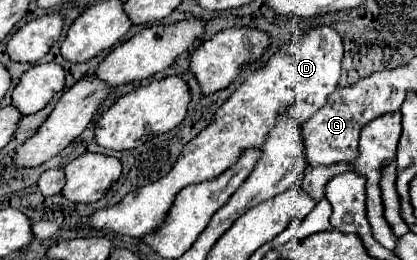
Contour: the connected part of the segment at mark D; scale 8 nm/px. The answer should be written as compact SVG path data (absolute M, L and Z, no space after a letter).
M322 26L310 30L298 42L288 42L282 47L266 62L264 68L250 74L244 84L238 86L230 100L218 108L210 126L184 146L184 152L168 176L130 192L116 206L96 210L88 218L90 226L96 230L110 230L136 238L154 234L164 224L164 218L168 216L168 210L172 208L172 202L182 188L192 186L194 182L218 178L218 174L228 170L228 166L232 166L232 162L236 162L236 158L240 158L248 146L264 146L268 130L272 130L276 120L292 106L295 107L300 124L312 118L324 106L324 102L328 102L328 96L338 86L344 52L342 40L330 26Z

